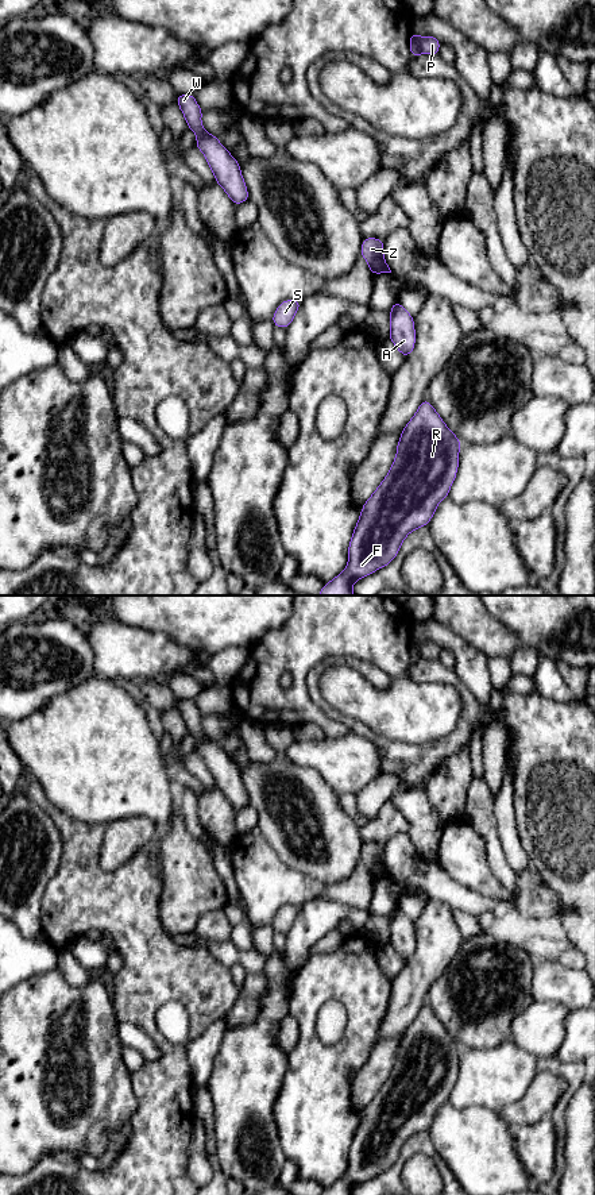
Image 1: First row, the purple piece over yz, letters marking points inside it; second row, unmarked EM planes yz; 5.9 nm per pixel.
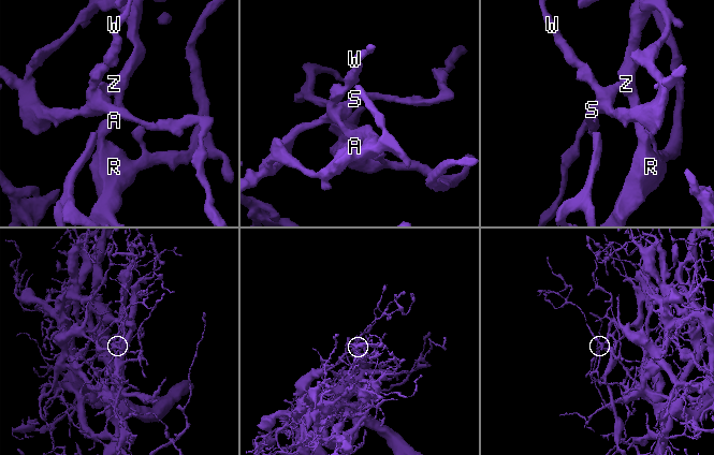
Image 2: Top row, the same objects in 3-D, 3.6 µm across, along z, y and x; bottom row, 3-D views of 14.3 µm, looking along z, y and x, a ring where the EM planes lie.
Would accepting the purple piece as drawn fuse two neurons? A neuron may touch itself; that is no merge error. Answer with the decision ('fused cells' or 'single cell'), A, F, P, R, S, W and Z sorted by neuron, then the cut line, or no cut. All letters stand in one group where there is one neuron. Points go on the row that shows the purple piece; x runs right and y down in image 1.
fused cells | A F P R Z / S W | yz (421, 38), (418, 51)

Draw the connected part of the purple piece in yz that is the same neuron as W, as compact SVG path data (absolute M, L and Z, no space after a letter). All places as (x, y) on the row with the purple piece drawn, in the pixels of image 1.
M178 93L177 105L183 113L188 128L196 134L196 147L205 155L216 184L224 189L235 207L250 200L240 163L220 143L219 136L208 134L202 127L204 111L197 104L196 96Z

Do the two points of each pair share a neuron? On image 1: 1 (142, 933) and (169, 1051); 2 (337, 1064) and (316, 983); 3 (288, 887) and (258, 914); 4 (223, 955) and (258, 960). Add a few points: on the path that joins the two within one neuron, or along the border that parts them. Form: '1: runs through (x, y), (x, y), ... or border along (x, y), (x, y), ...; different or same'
1: runs through (143, 963), (143, 1017), (146, 1021); same
2: runs through (316, 1047), (308, 1039), (308, 1005); same
3: runs through (281, 891), (265, 908); same
4: runs through (231, 955), (250, 960); same

